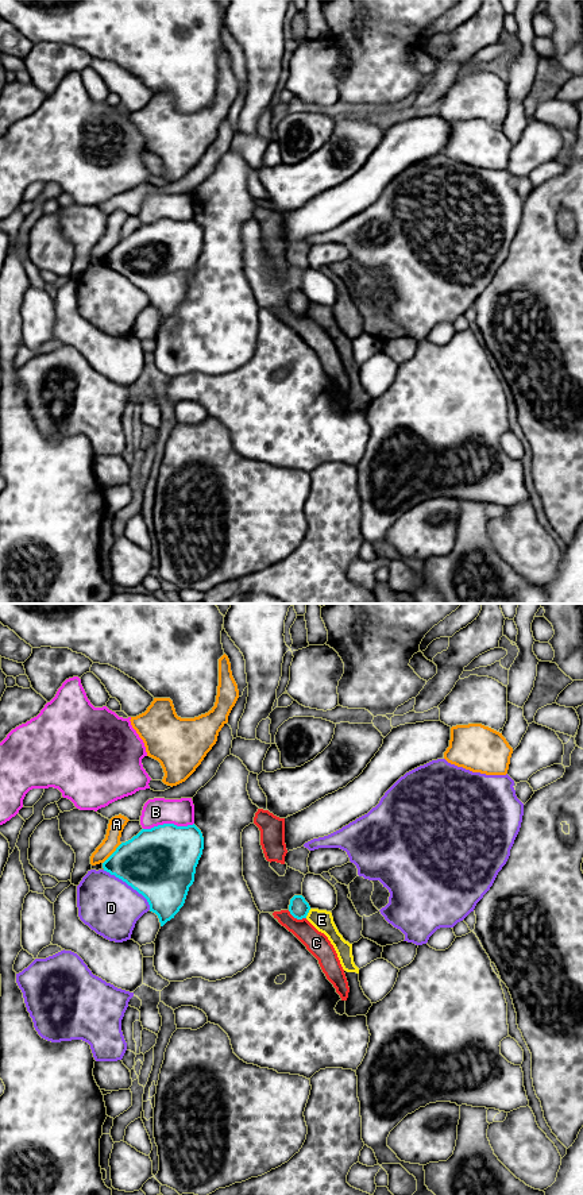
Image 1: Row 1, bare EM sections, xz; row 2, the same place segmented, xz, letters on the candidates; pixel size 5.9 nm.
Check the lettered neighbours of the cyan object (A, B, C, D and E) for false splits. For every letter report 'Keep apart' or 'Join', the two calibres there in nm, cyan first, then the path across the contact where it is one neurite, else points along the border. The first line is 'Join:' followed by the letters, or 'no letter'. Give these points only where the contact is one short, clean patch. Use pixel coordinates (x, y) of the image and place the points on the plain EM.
Join: no letter
A: Keep apart. Thickness 380 nm (cyan) against 100 nm
B: Keep apart. Thickness 440 nm (cyan) against 160 nm
C: Keep apart. Thickness 120 nm (cyan) against 140 nm
D: Keep apart. Thickness 440 nm (cyan) against 340 nm
E: Keep apart. Thickness 120 nm (cyan) against 120 nm. Boundary: xz (311, 304), (305, 312)

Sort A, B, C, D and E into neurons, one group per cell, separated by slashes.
A / B / C / D / E

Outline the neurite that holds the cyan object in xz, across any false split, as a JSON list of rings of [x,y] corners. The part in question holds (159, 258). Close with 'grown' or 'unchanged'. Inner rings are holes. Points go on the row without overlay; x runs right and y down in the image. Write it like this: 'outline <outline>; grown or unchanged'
outline [[[163,219],[121,238],[103,263],[142,289],[163,321],[184,301],[202,244],[204,232],[194,219]]]; unchanged

